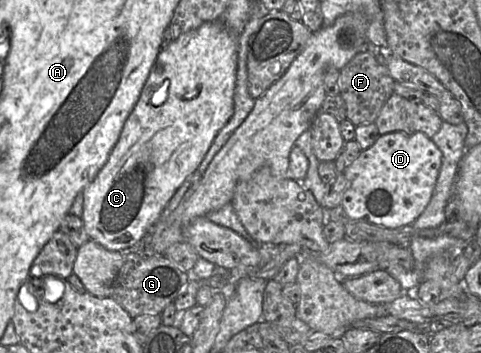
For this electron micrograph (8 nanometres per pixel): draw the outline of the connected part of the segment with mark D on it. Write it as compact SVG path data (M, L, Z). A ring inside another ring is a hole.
M390 132L380 135L372 146L362 150L357 159L346 167L344 175L347 185L342 198L341 211L351 220L388 229L411 225L423 213L431 200L441 164L442 152L432 138L422 132Z

